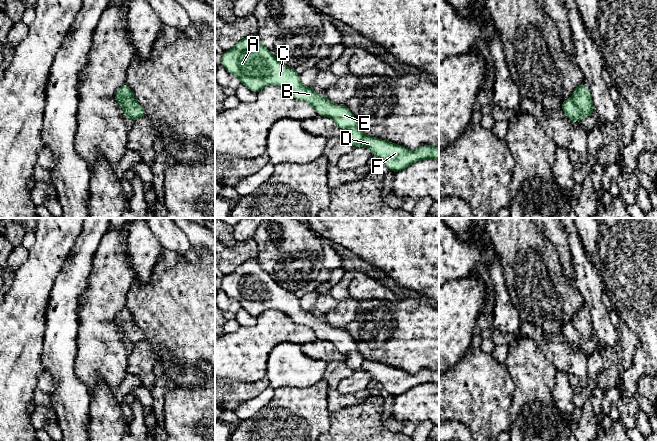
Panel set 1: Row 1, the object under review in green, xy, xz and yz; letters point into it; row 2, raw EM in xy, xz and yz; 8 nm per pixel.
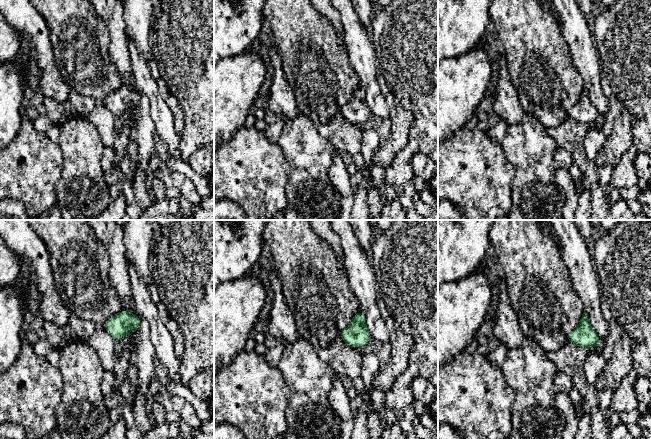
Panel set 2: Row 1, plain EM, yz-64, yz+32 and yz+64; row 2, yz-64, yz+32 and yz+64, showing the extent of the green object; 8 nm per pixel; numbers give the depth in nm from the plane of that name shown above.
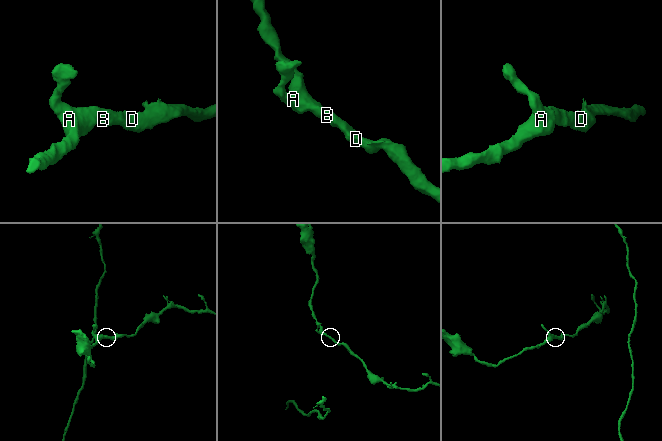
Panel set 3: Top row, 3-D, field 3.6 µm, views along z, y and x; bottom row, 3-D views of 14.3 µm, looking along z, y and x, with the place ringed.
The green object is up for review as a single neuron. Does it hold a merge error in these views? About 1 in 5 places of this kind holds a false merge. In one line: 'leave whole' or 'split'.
leave whole

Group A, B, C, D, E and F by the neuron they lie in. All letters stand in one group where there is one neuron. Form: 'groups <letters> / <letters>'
groups A B C D E F

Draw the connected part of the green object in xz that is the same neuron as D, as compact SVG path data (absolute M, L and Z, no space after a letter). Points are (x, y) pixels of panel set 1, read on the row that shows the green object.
M249 35L238 41L232 50L222 53L221 66L236 75L241 83L257 93L265 86L285 88L294 99L311 104L317 115L326 116L347 132L346 140L352 147L366 147L372 155L381 160L394 173L419 160L439 161L439 148L431 145L409 150L401 145L367 136L358 125L356 118L346 106L336 105L327 97L305 87L293 68L279 62L262 45L257 35Z

